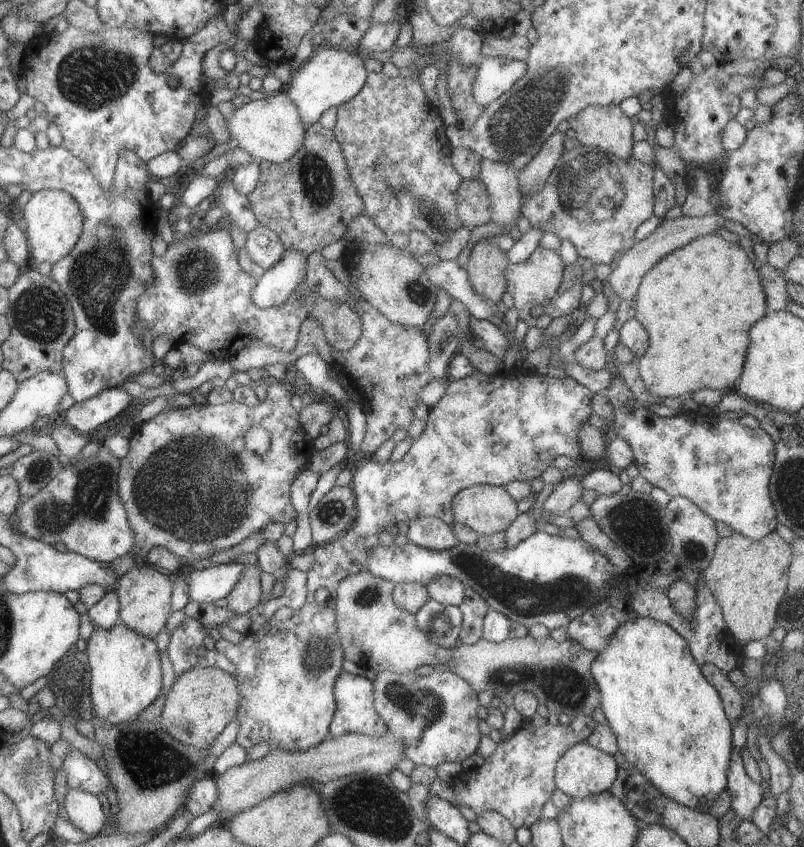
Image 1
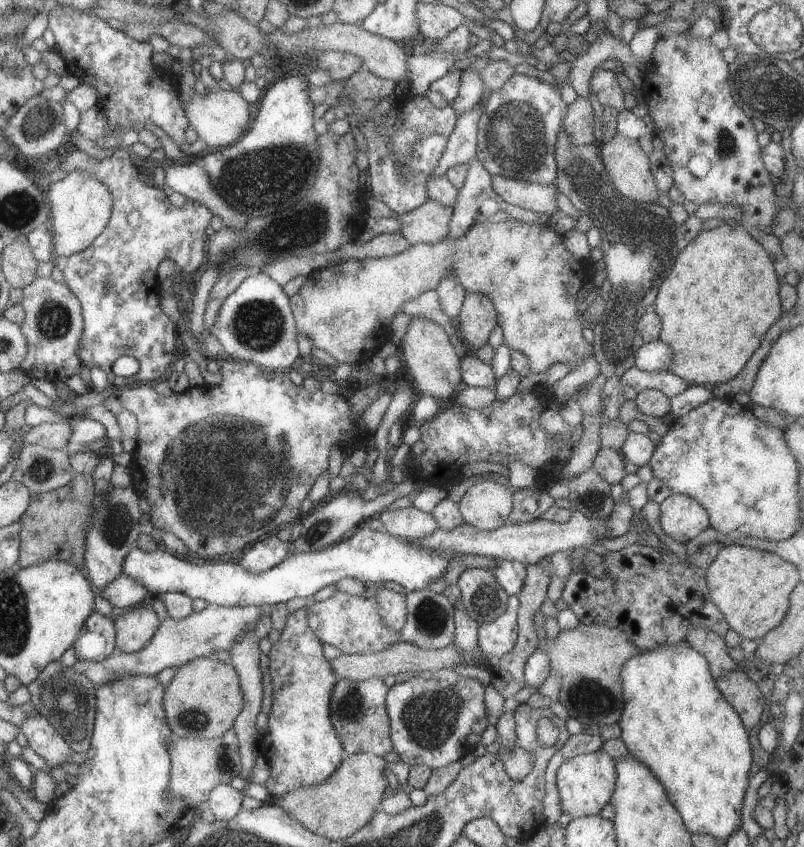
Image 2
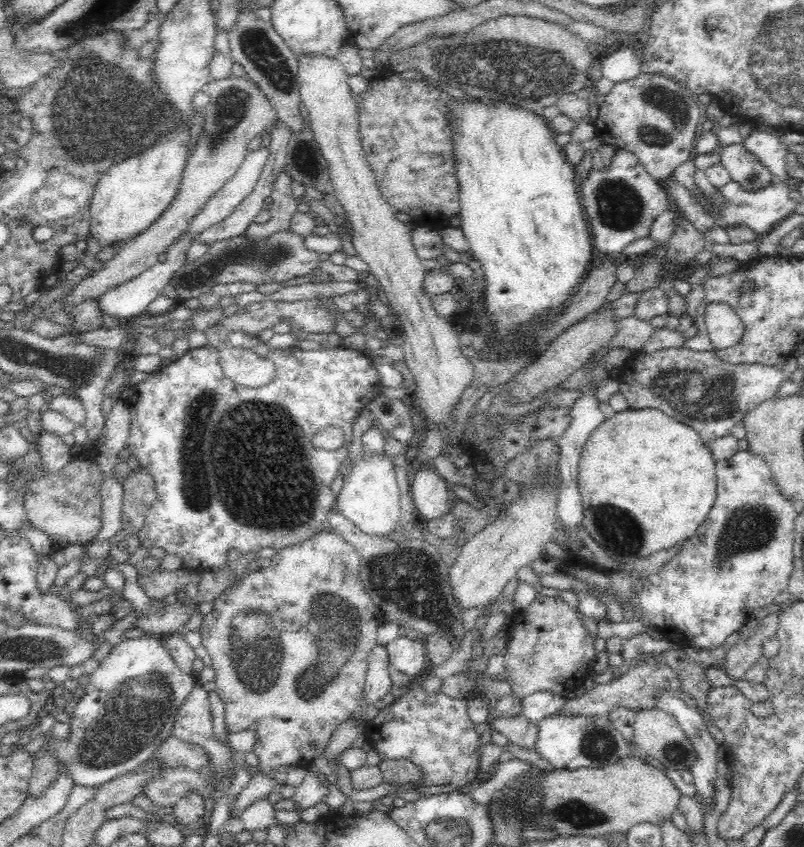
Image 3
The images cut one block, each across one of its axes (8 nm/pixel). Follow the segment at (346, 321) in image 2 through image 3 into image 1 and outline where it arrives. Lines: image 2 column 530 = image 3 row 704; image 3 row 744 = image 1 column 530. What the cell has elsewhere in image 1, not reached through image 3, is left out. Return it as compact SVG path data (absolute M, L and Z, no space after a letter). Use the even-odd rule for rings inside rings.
M537 245L523 263L509 263L504 270L506 291L514 300L513 308L518 312L518 318L528 327L543 330L551 322L552 319L543 313L542 308L555 297L563 267L563 261L557 251Z

